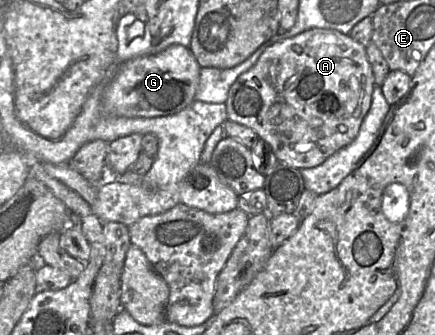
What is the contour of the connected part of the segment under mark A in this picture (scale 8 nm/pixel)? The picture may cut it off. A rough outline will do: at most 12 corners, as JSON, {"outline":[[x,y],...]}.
{"outline":[[313,28],[231,85],[228,119],[278,162],[356,138],[374,75],[349,34]]}

